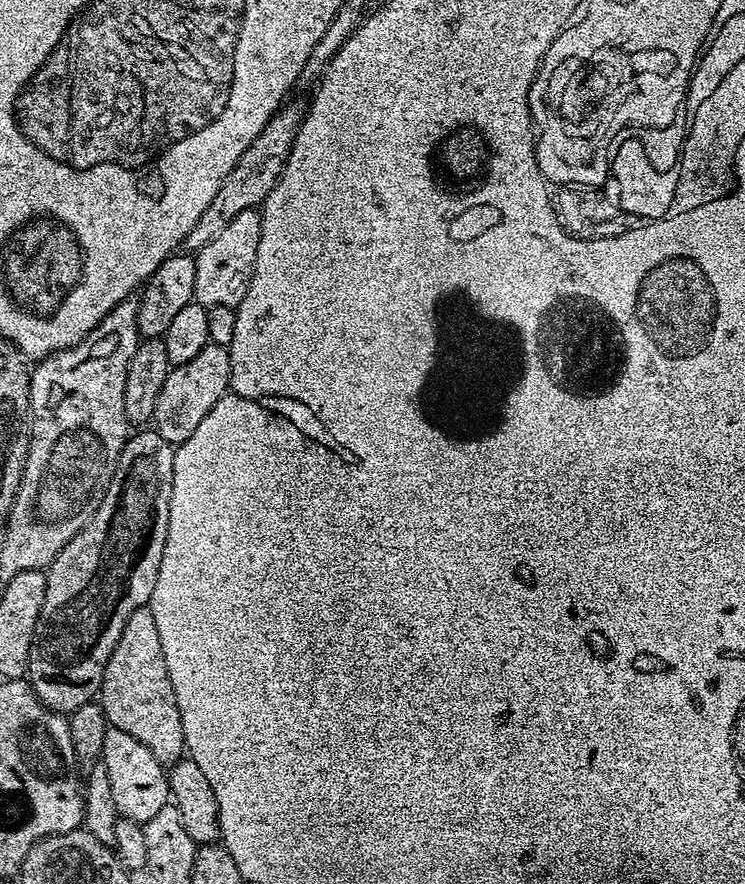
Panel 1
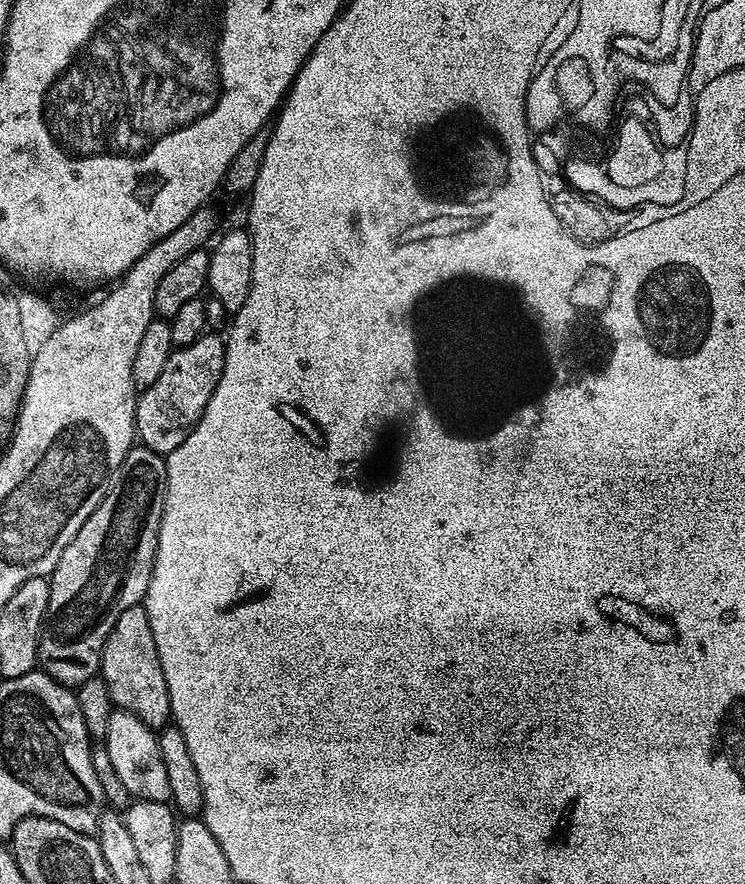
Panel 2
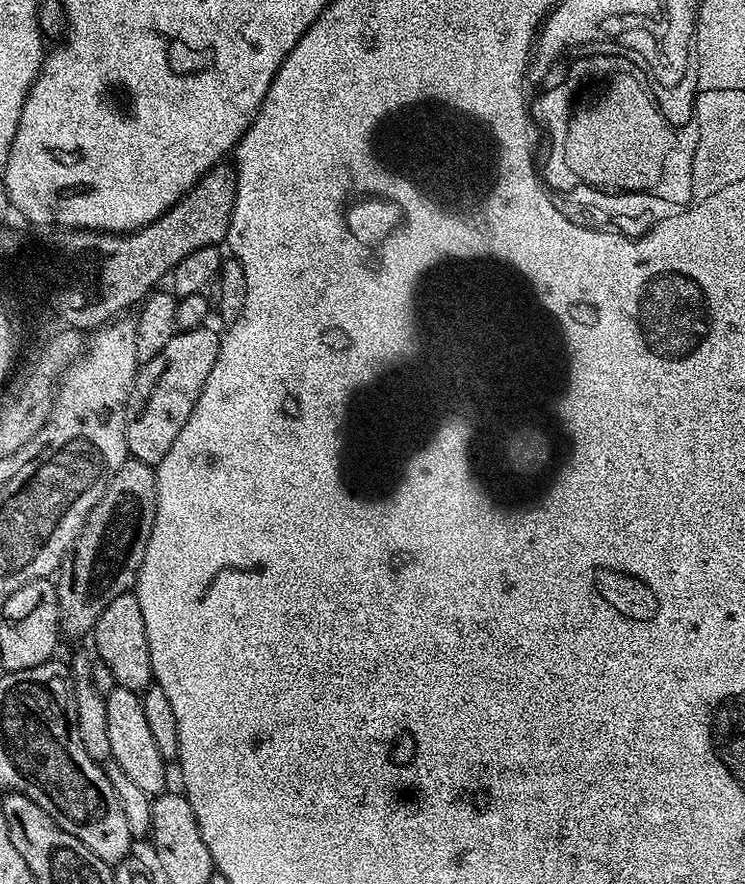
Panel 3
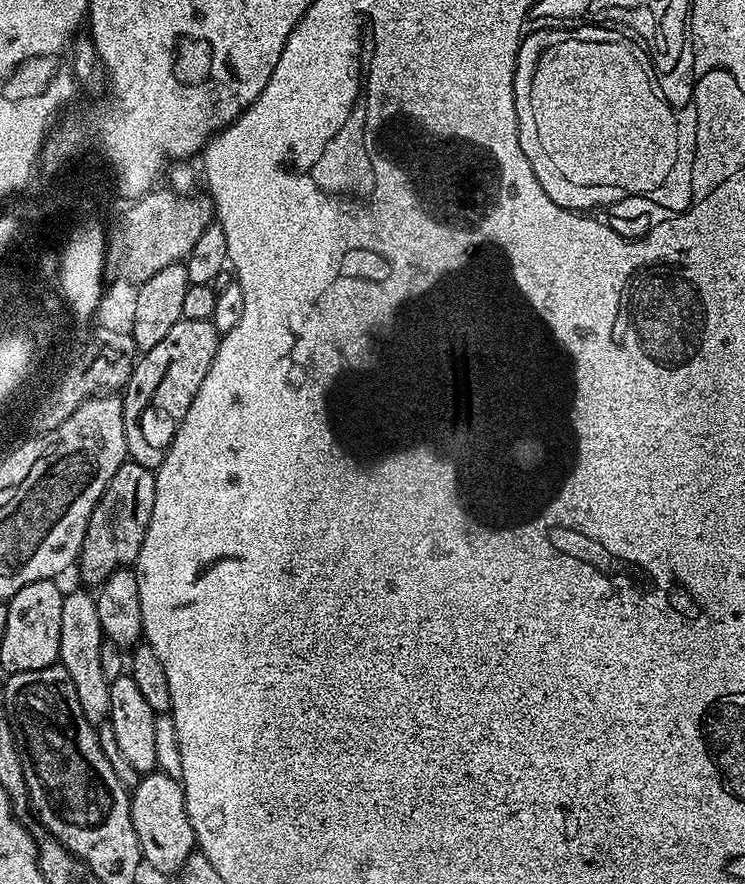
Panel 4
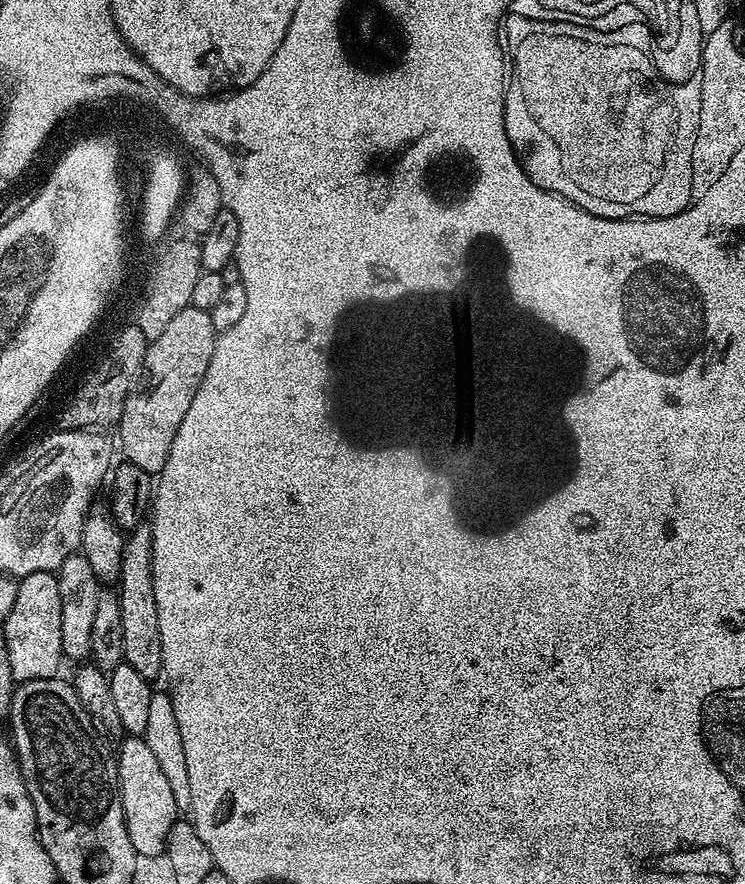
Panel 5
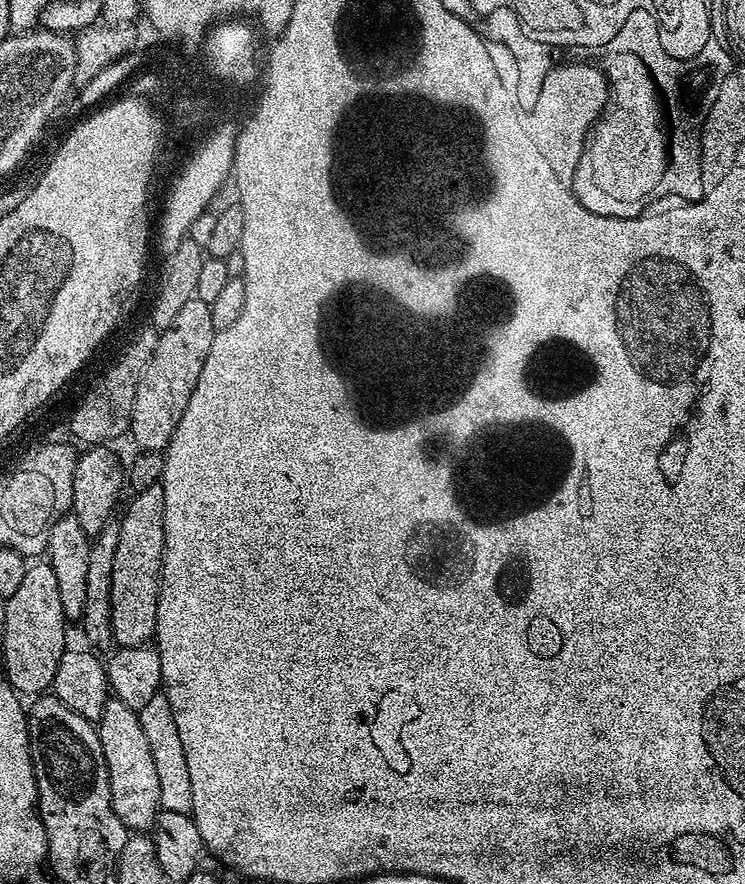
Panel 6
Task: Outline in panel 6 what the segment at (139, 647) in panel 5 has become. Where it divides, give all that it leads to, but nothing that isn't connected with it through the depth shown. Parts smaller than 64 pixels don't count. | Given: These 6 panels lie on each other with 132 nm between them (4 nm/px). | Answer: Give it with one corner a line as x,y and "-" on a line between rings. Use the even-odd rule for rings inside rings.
163,483
136,492
124,517
118,520
118,550
114,550
114,574
110,582
110,626
119,647
148,644
156,634
160,575
164,565
164,515
166,494

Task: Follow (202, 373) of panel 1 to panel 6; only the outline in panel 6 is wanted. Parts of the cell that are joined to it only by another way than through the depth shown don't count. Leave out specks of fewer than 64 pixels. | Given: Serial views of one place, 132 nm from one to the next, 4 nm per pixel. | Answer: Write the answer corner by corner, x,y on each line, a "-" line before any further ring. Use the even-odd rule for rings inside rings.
195,298
186,302
174,322
160,332
158,346
138,382
138,394
134,394
130,437
137,449
159,453
167,449
178,422
182,422
186,402
190,402
190,394
194,394
194,386
198,386
198,374
202,374
202,366
206,366
206,354
210,354
216,334
210,319
210,304

